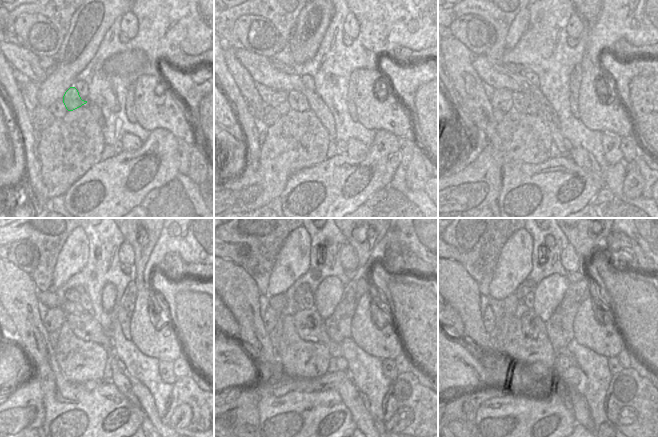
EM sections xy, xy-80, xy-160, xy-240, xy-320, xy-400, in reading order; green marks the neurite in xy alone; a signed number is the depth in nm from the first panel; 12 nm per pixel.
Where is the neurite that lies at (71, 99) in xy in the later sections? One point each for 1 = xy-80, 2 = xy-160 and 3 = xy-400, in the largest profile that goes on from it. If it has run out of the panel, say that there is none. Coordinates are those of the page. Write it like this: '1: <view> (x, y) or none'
1: xy-80 (298, 102)
2: xy-160 (524, 104)
3: xy-400 (533, 327)

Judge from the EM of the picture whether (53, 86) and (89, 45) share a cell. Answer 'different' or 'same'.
same

